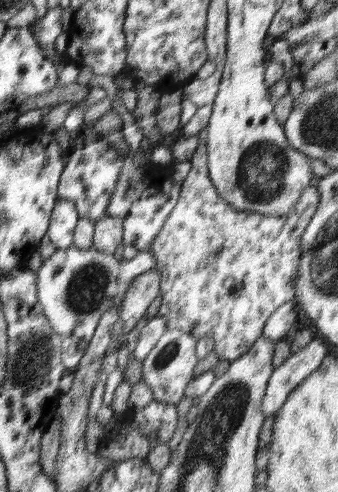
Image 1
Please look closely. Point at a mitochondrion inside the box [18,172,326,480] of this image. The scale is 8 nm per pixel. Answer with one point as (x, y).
(84, 294)

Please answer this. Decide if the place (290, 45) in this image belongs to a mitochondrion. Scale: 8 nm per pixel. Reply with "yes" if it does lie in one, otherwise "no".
no

